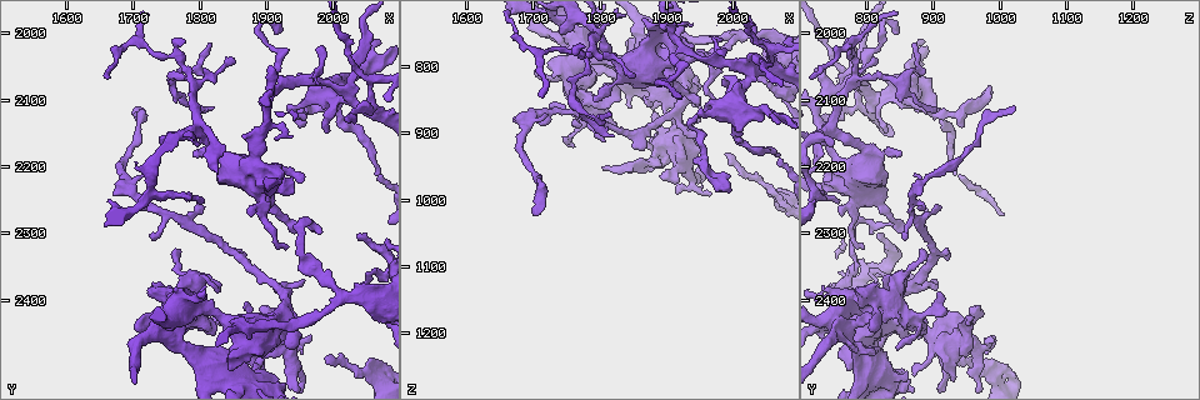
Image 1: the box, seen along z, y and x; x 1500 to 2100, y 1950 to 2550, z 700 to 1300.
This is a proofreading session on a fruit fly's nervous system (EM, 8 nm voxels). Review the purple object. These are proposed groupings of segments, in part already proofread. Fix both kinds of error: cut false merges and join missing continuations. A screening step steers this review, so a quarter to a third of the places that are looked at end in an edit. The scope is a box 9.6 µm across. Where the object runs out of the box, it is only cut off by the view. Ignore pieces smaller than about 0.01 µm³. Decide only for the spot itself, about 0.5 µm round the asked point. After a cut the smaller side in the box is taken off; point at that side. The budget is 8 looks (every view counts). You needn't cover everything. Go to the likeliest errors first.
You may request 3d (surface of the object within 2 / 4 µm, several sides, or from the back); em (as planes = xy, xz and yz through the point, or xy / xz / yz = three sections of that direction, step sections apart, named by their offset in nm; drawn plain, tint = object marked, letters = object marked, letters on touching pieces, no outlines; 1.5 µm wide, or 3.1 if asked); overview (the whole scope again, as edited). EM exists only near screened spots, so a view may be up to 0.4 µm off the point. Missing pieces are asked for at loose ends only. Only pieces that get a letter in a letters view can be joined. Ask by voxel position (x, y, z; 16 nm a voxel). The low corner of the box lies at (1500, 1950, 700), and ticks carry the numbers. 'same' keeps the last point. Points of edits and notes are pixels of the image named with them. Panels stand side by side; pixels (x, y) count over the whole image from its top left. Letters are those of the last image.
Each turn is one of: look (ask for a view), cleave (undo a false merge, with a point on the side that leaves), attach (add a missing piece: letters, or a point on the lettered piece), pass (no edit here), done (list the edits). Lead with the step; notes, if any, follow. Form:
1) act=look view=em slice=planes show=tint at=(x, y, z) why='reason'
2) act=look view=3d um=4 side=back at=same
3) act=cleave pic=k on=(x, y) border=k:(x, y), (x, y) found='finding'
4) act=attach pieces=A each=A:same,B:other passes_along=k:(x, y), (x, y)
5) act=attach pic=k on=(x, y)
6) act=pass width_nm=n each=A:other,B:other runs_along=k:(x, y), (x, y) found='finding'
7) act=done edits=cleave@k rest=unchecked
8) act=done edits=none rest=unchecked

act=look view=em slice=yz step=8 show=tint at=(1790, 2070, 780)

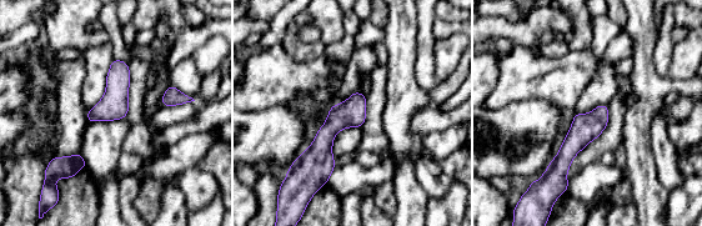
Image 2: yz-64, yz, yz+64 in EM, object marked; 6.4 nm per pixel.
act=look view=em slice=planes show=letters at=same

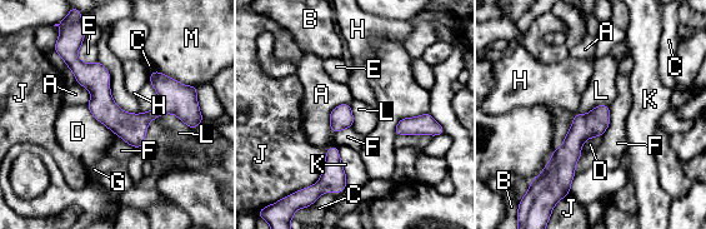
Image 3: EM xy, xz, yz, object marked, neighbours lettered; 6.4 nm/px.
act=pass each=A:other,B:other,C:other,D:other,E:other,F:other,G:other,H:other,J:other,K:other,L:other,M:other runs_along=3:(68, 58), (121, 119), (190, 111) found='all the same neuron'

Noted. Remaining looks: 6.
act=look view=em slice=yz step=8 show=plain at=(1865, 2435, 735) why='sharp bend'

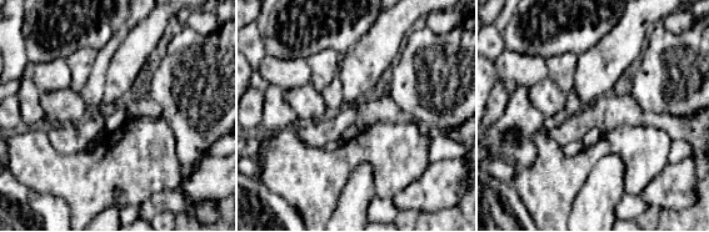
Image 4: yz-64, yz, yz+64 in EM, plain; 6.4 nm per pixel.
act=look view=em slice=yz step=8 show=tint at=same

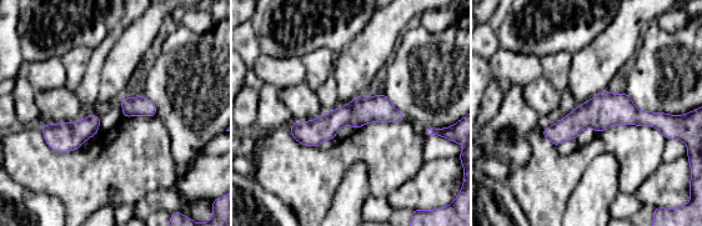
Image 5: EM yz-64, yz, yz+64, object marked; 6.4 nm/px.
act=look view=em slice=yz step=8 show=letters at=same

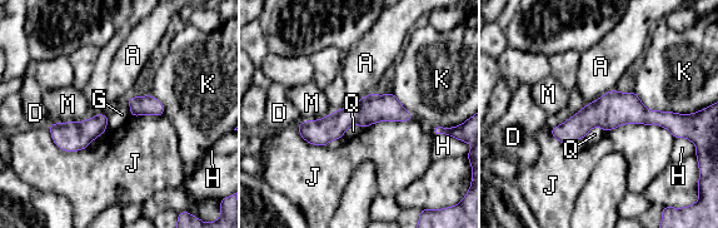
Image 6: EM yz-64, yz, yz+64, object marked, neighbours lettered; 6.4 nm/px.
act=pass width_nm=220 each=A:other,D:other,G:other,H:other,J:other,K:other,M:other,Q:other runs_along=6:(671, 123), (592, 114), (554, 132) found='one neuron here'

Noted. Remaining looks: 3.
act=look view=em slice=yz step=8 show=tint at=(1760, 2385, 740) why='an open end'

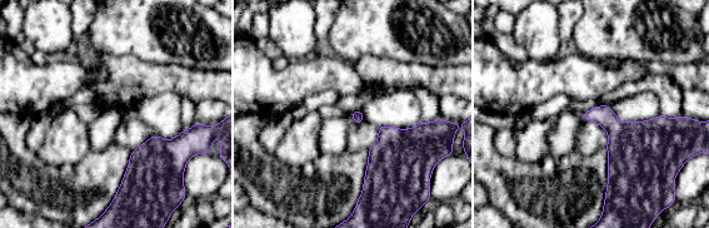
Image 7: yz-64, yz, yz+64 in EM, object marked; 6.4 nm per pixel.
act=look view=em slice=planes show=letters at=same why='another direction'

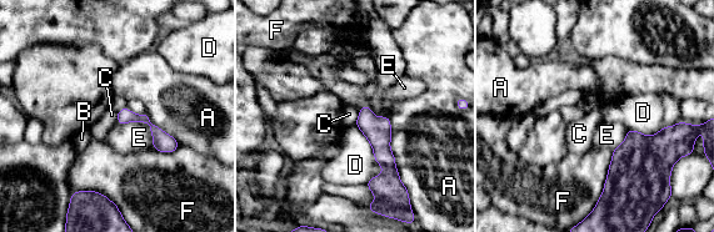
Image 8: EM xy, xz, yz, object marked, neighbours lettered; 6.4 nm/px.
act=pass longest_contact=A:480nm each=A:other,B:other,C:other,D:other,E:other,F:other border=8:(360, 109), (354, 124) found='none of them fits'

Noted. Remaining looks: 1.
act=done edits=none rest=unchecked

